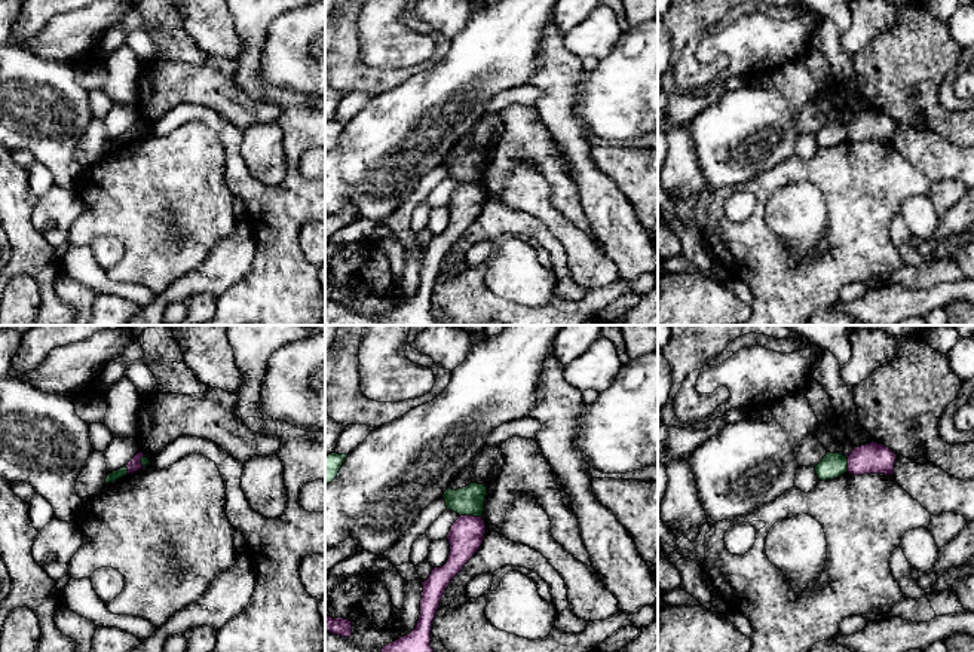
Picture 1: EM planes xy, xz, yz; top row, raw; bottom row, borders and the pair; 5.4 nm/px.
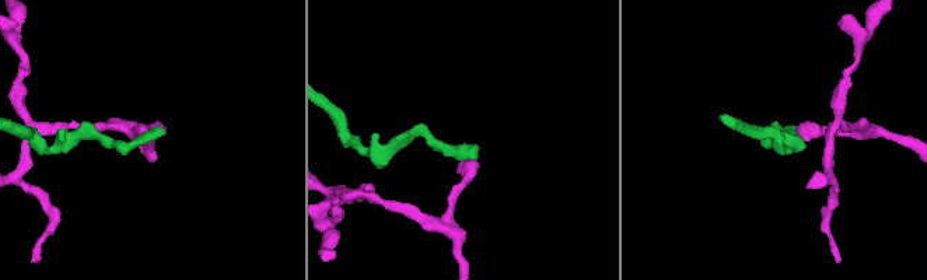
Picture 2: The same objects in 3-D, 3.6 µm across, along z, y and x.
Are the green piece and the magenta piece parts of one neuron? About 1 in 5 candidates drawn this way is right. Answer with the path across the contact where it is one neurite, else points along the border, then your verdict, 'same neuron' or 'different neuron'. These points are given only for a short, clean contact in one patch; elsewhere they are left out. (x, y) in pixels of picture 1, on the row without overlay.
different neuron

